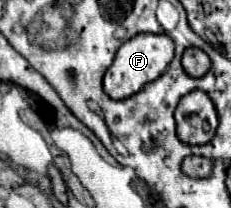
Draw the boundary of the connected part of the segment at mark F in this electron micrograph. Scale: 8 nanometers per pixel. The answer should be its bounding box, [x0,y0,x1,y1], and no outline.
[103,33,173,101]

